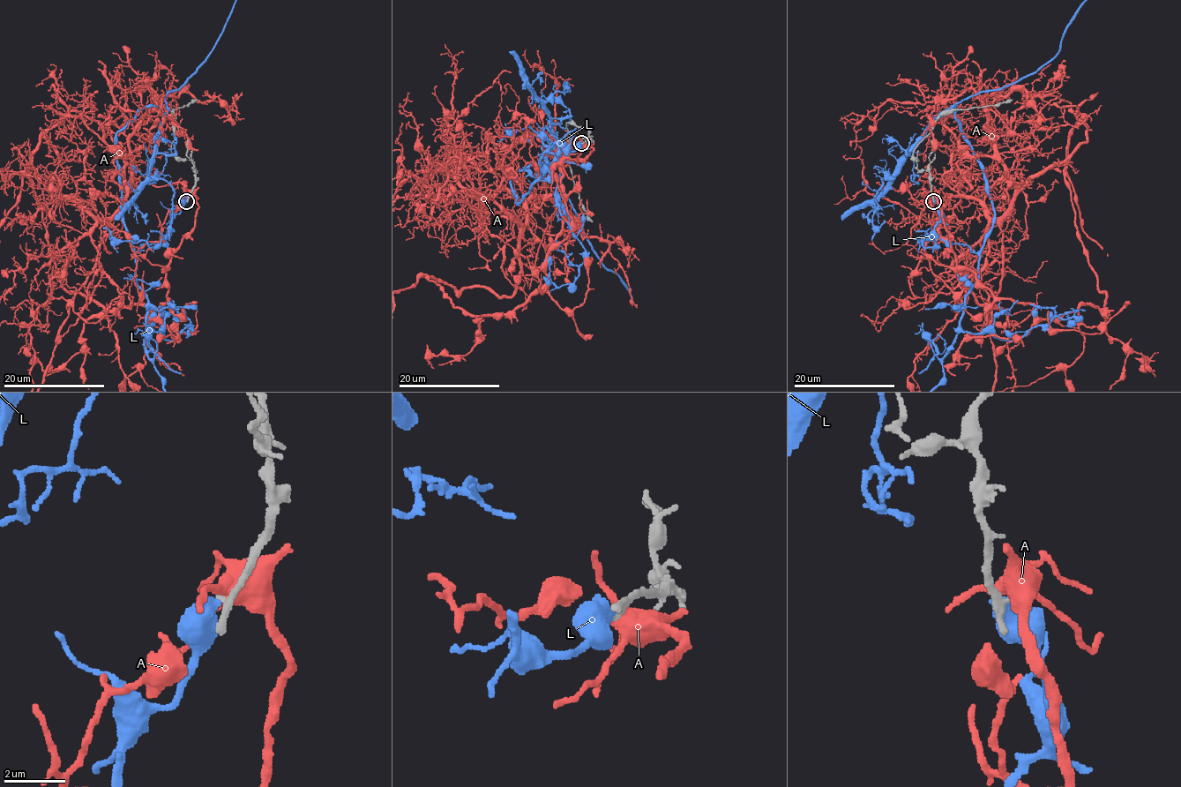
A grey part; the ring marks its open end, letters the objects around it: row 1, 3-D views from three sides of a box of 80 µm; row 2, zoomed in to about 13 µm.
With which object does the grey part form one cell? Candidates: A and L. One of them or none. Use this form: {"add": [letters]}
{"add": []}

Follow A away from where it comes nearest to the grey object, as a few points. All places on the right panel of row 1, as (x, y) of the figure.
A: (935, 196), (938, 266), (947, 199), (1001, 231), (997, 367)

